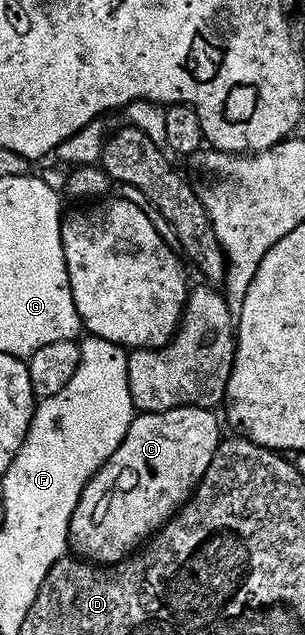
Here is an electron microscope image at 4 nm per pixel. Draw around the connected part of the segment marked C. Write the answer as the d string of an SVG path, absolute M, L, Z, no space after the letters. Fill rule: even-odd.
M187 406L136 418L117 453L87 484L73 513L73 543L83 547L86 562L124 563L187 506L221 442L215 415L214 410Z

